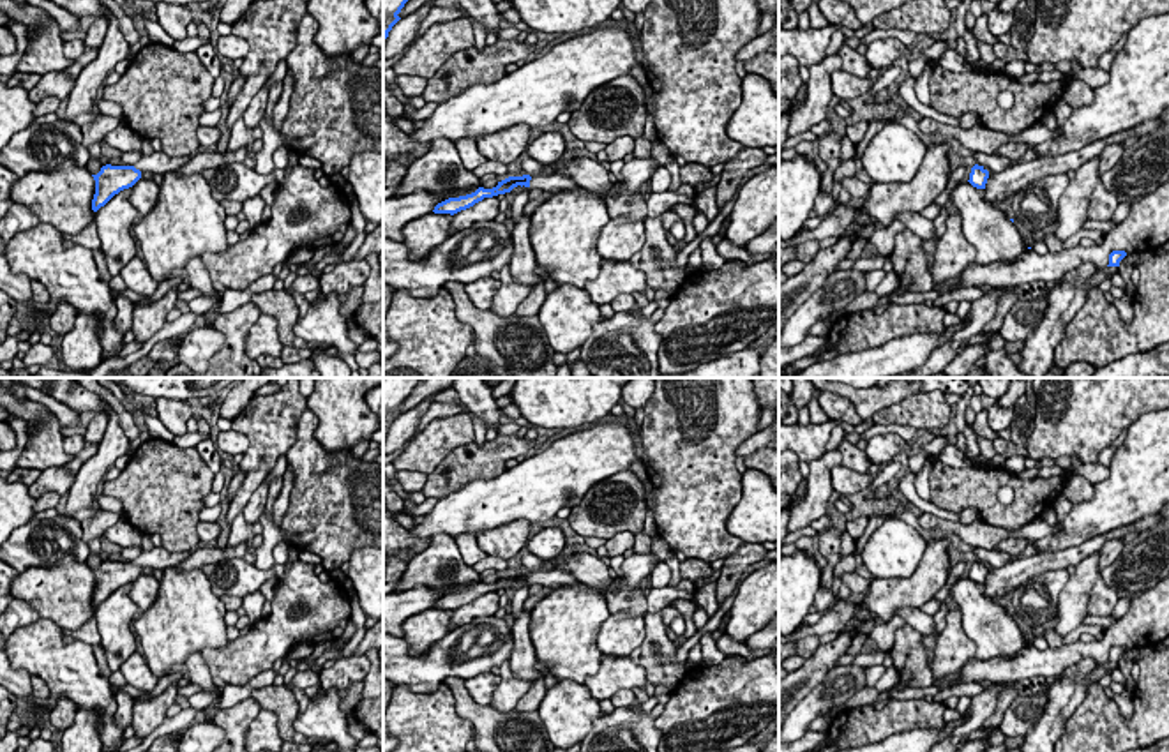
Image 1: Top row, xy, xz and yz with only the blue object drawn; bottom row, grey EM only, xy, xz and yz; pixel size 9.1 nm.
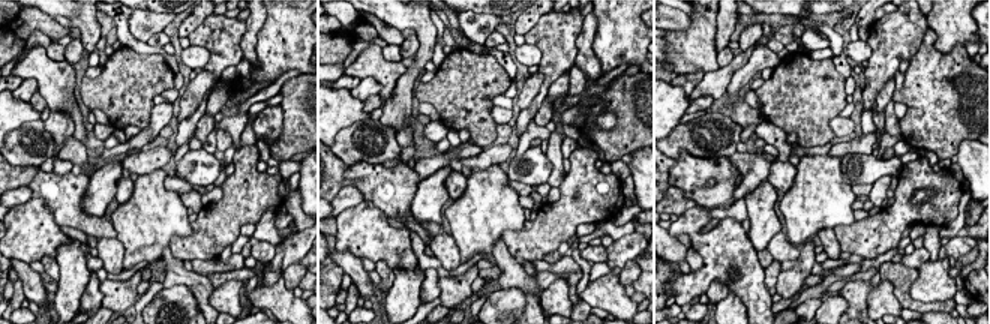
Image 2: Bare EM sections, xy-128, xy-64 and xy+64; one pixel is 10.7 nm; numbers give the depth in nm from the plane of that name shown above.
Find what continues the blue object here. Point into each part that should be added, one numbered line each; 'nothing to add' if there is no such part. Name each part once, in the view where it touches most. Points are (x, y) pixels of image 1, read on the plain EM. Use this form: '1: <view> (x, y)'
1: xz (551, 578)

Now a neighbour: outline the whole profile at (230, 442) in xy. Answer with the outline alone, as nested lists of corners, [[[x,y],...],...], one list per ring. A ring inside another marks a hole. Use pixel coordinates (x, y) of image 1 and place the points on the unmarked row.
[[[233,429],[219,431],[215,447],[219,448],[219,452],[222,455],[233,457],[233,455],[244,454],[247,450],[249,440],[245,434],[237,432]]]

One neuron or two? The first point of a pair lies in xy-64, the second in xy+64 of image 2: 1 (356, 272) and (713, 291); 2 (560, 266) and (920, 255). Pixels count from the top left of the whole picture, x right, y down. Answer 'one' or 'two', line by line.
1: two
2: two

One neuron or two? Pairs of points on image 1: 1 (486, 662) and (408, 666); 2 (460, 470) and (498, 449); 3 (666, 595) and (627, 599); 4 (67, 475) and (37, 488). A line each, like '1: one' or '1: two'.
1: one
2: one
3: two
4: one

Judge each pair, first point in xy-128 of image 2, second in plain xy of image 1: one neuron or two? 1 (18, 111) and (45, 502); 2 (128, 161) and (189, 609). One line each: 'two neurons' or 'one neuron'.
1: two neurons
2: two neurons

